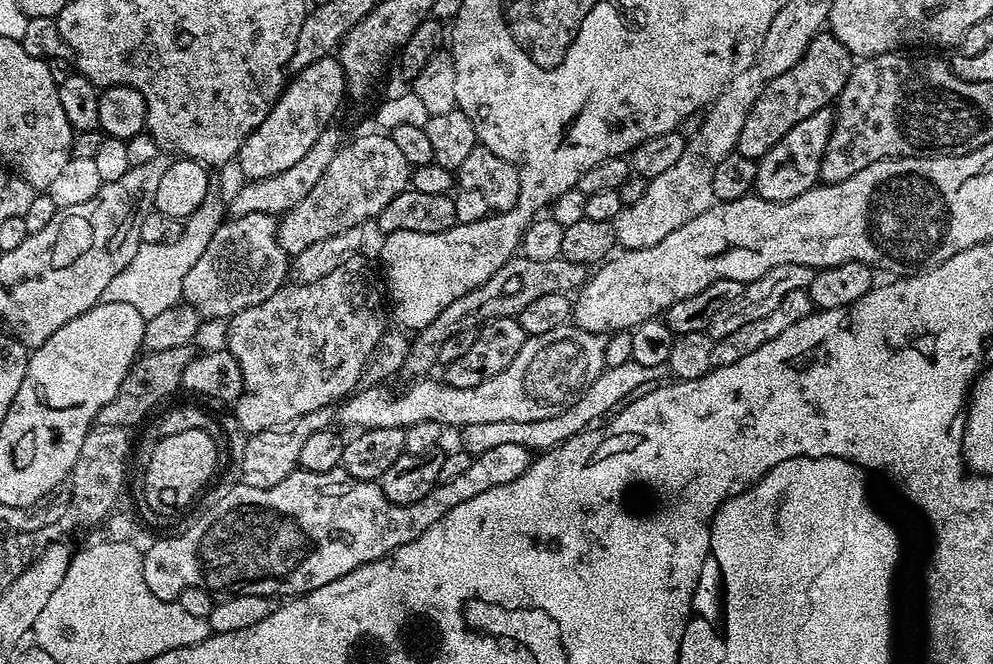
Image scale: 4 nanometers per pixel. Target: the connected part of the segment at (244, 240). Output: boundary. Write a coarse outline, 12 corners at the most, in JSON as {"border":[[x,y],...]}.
{"border":[[266,214],[225,219],[183,299],[223,321],[289,279]]}

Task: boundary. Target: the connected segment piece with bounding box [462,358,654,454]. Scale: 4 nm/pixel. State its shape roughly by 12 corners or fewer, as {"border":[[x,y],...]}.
{"border":[[631,358],[605,367],[569,408],[538,422],[463,425],[471,454],[534,454],[615,413],[653,383]]}

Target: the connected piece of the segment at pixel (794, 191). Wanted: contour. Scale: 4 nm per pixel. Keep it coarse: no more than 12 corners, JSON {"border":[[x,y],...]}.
{"border":[[834,112],[798,122],[756,161],[755,195],[817,187]]}

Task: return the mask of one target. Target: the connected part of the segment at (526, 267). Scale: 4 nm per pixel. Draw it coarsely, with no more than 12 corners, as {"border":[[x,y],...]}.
{"border":[[513,256],[411,337],[403,371],[427,377],[442,342],[519,317],[589,275],[563,258]]}

